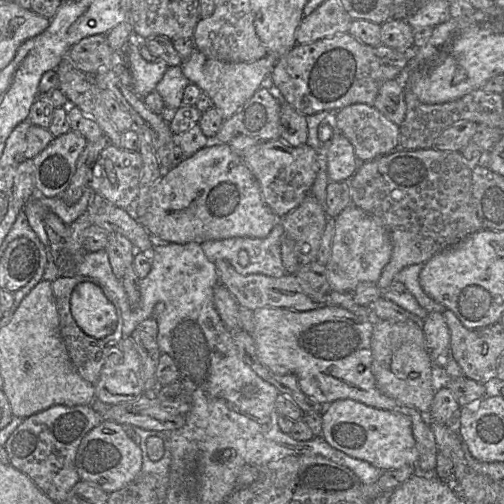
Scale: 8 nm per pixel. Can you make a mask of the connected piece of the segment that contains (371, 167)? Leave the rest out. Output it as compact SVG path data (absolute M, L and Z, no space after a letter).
M434 148L393 150L376 159L360 162L347 183L351 204L380 218L390 233L393 245L391 258L376 283L383 291L388 290L395 275L403 268L424 264L438 252L483 229L472 197L471 169L465 164L459 151L443 151Z

